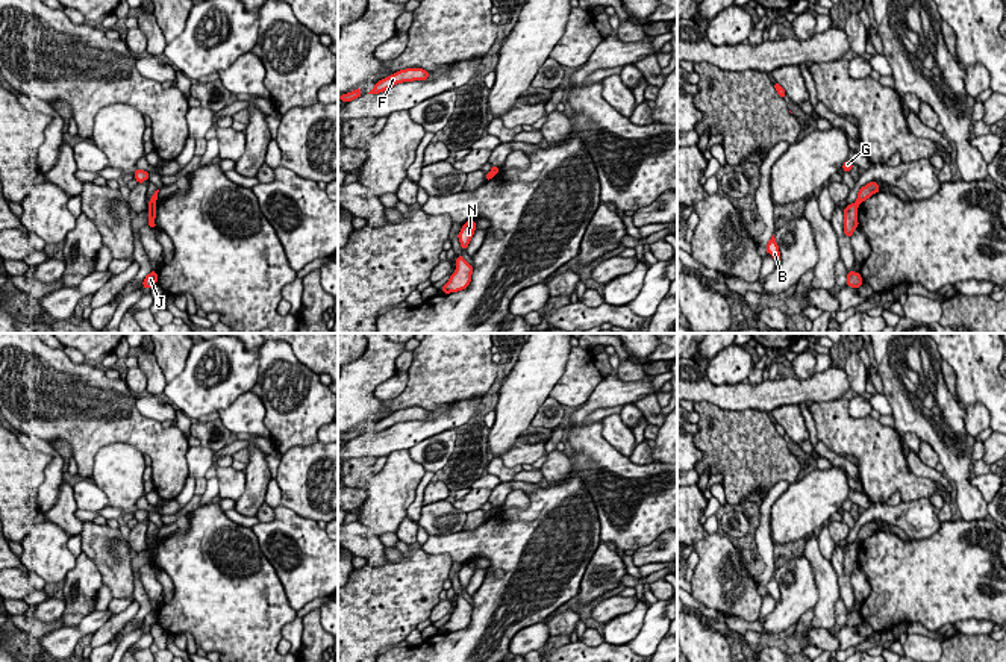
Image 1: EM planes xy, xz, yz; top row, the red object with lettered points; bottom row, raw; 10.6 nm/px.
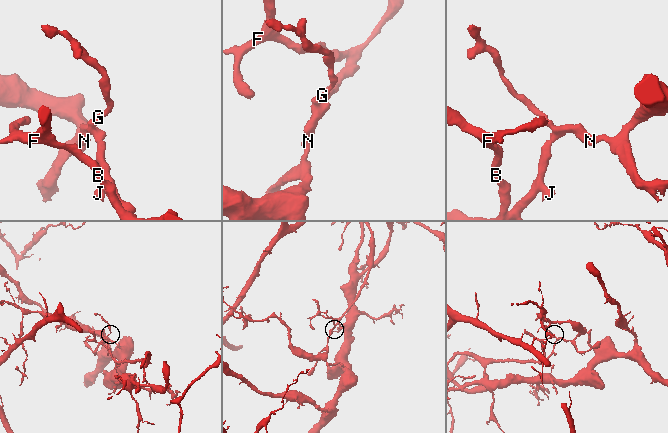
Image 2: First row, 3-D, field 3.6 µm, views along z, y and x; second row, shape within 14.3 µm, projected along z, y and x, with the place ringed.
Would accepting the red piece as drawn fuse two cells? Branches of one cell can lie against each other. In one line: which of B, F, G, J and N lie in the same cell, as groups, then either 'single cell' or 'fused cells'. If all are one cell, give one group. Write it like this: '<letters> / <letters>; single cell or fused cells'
B F J / G N; fused cells

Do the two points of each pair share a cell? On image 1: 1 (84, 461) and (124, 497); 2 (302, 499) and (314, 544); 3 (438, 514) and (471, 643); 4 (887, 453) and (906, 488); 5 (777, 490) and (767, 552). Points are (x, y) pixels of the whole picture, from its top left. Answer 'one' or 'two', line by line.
1: two
2: two
3: two
4: one
5: one

